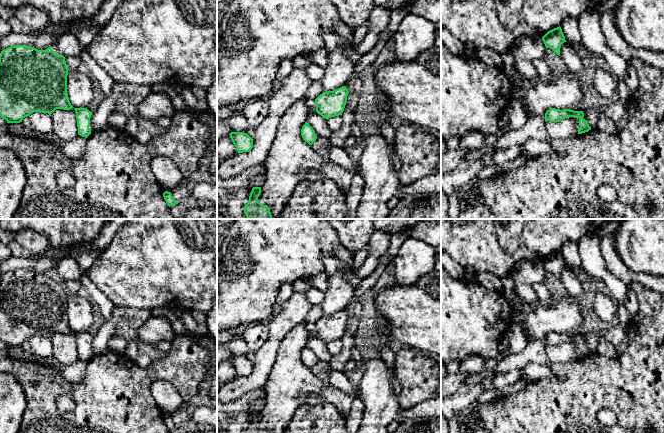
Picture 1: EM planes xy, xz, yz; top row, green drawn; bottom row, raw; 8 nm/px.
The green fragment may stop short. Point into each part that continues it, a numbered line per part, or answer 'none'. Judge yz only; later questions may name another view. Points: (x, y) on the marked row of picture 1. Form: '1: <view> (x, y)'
none

